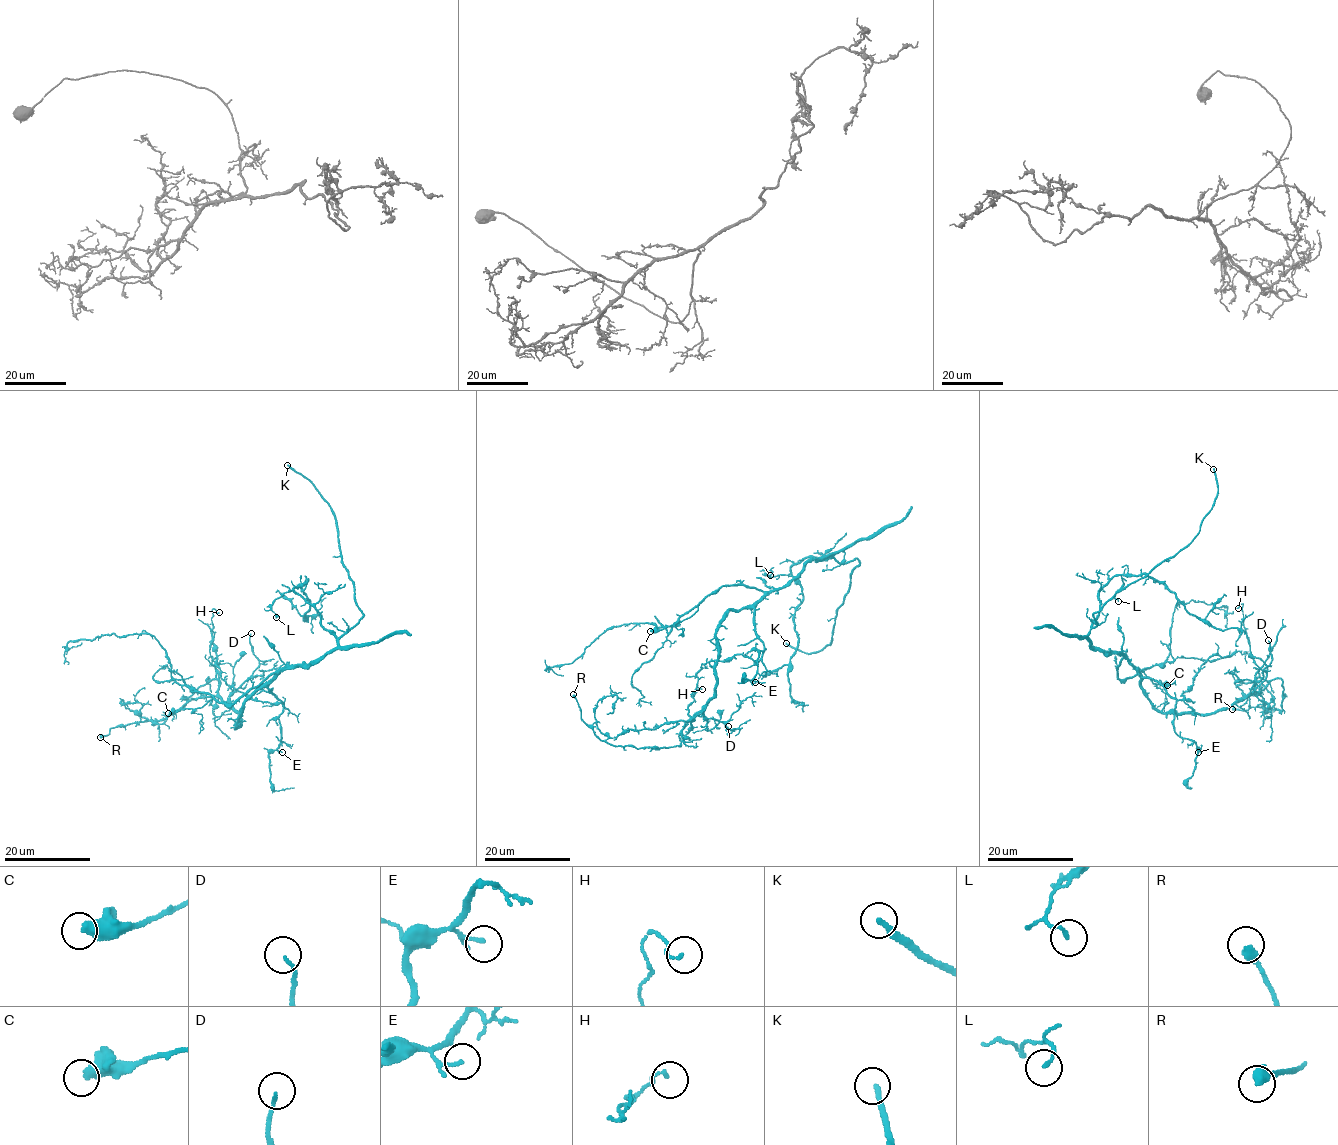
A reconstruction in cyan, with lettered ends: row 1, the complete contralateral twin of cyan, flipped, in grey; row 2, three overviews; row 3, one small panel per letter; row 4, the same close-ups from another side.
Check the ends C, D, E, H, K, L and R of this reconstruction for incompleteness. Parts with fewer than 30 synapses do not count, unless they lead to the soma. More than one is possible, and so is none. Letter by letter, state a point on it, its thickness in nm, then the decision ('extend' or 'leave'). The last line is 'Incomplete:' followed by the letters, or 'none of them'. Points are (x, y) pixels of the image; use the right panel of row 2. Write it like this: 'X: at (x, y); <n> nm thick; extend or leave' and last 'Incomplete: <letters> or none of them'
C: at (1167, 685); 500 nm thick; leave
D: at (1268, 640); 120 nm thick; leave
E: at (1198, 752); 100 nm thick; leave
H: at (1238, 608); 120 nm thick; leave
K: at (1213, 469); 240 nm thick; leave
L: at (1118, 601); 130 nm thick; leave
R: at (1232, 709); 420 nm thick; leave
Incomplete: none of them

